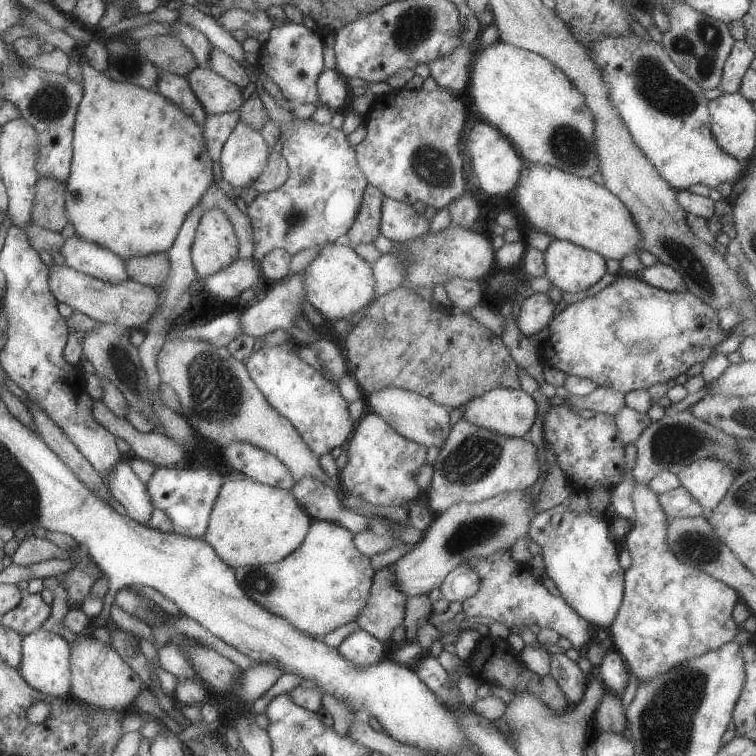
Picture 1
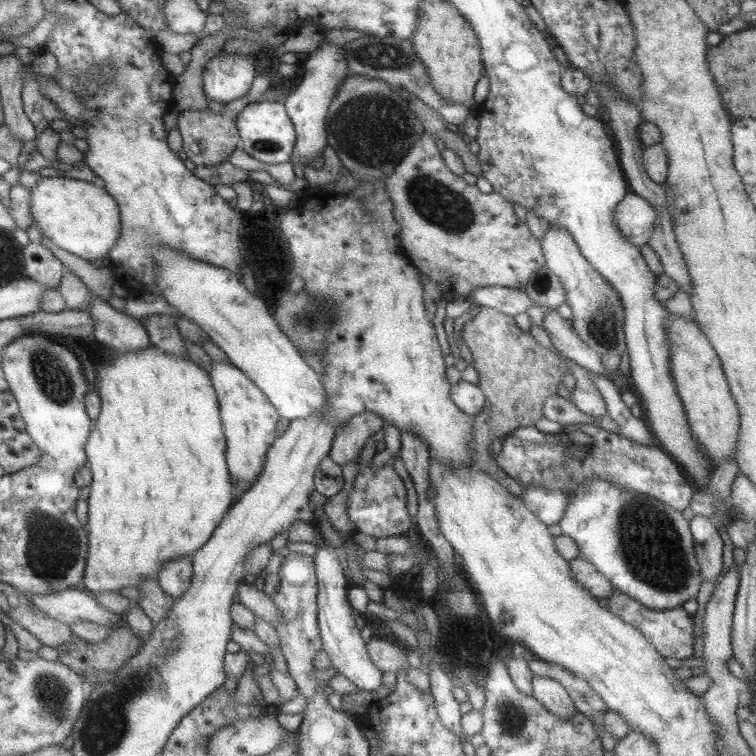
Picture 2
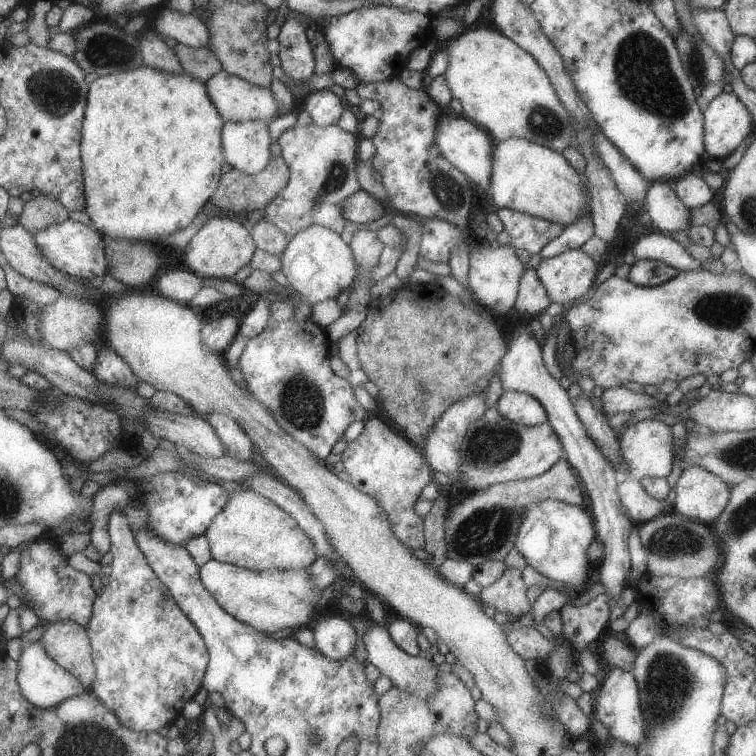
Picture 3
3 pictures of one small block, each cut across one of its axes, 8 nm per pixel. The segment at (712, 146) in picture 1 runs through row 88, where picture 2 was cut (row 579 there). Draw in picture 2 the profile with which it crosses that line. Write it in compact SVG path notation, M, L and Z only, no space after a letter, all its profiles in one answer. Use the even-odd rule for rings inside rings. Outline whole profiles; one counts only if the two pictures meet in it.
M598 476L594 478L586 478L582 480L580 488L576 490L568 490L566 494L566 509L561 517L561 521L557 522L559 528L561 528L561 534L569 536L569 539L573 539L575 546L577 546L577 552L579 557L583 560L587 560L597 572L601 573L604 578L615 588L618 592L629 596L632 600L639 602L643 607L653 610L665 610L675 607L681 607L683 603L689 599L694 599L698 594L698 590L701 585L701 578L699 573L699 566L695 560L695 554L693 552L693 539L688 528L688 522L682 516L681 511L675 510L662 502L657 501L655 498L651 498L645 494L639 494L625 490L624 488L617 488L614 484L601 480Z

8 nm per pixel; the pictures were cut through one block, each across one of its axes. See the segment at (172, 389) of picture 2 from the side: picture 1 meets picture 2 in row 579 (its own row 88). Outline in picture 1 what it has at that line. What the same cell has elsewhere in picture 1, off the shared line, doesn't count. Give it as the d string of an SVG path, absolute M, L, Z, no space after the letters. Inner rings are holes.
M81 62L83 82L82 98L78 103L77 113L74 117L72 129L72 158L70 161L70 174L64 183L64 204L68 216L67 222L73 225L80 238L93 242L98 246L107 248L122 260L132 255L147 255L152 253L165 253L177 237L187 214L200 204L204 193L213 184L213 164L209 159L202 136L202 126L197 125L189 116L183 114L172 101L164 98L156 91L149 91L130 83L117 83L110 80L104 73L95 71L85 62Z

